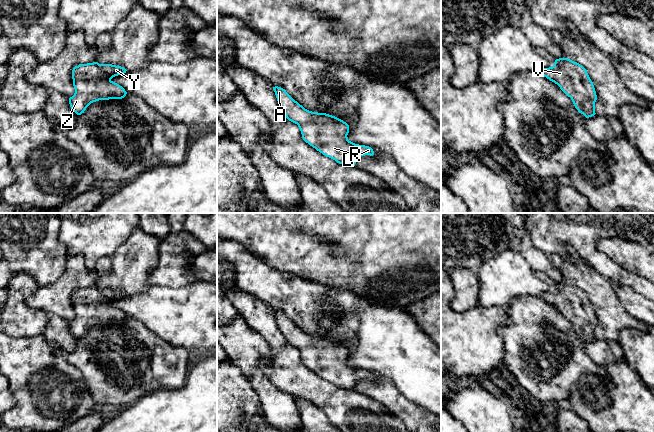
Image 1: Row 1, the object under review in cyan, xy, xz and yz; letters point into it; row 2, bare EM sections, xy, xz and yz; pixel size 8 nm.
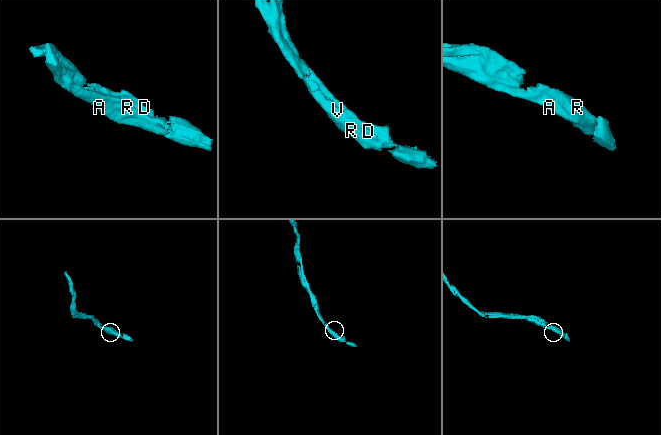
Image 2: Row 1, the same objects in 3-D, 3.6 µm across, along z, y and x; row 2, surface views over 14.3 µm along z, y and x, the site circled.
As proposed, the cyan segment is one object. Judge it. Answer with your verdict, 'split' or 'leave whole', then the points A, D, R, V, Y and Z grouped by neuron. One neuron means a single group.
leave whole; A D R V Y Z

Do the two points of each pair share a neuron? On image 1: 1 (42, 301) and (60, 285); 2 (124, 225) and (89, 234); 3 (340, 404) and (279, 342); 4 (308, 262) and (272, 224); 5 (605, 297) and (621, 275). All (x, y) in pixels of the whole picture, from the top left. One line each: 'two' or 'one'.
1: one
2: one
3: two
4: one
5: two

